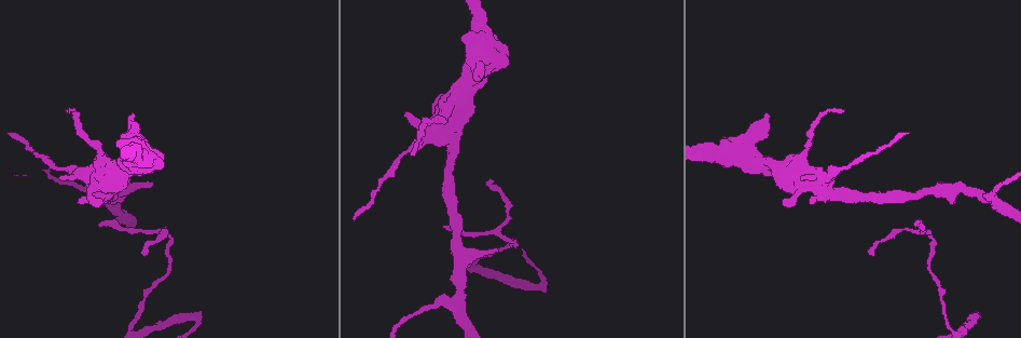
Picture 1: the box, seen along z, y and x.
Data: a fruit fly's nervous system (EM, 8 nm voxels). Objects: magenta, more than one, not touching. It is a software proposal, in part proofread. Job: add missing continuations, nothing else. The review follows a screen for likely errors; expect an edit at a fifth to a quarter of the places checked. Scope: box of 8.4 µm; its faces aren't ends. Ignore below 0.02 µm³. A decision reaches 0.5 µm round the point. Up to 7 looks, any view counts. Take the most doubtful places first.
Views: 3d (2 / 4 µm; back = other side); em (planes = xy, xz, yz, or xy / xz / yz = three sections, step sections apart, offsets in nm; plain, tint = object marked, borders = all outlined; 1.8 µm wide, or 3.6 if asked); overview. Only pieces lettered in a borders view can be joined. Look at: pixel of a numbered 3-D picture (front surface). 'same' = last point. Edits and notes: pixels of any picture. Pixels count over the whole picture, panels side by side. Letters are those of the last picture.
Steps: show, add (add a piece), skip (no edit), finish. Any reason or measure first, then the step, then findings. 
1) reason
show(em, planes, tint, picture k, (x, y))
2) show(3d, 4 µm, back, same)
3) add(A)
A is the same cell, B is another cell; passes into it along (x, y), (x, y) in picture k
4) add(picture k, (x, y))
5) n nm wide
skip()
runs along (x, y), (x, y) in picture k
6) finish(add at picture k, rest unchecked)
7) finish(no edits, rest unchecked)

an open end
show(em, yz, step 16, borders, picture 1, (99, 226))

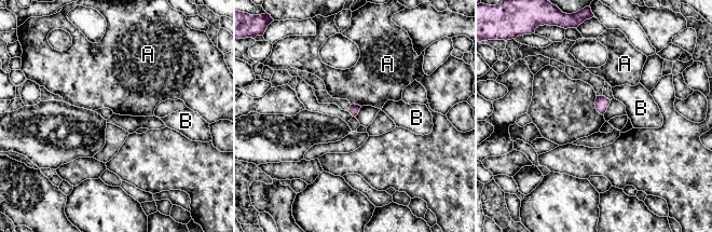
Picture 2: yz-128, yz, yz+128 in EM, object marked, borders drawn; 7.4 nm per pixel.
A touches over 90 nm
skip()
A and B are other cells; border along (351, 104), (361, 106) in picture 2; no lettered piece goes on from it

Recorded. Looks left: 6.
an open end
show(em, planes, tint, picture 1, (767, 115))

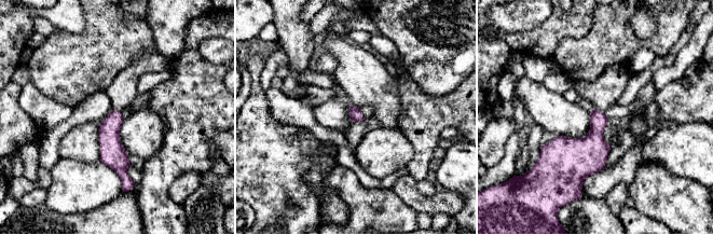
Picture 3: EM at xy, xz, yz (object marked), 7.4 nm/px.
see the neighbours
show(em, planes, borders, same)

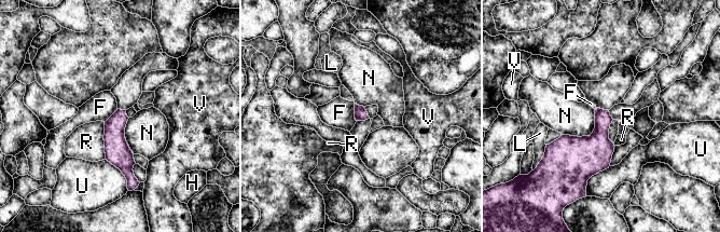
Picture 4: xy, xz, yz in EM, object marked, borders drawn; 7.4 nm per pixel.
N touches over 320 nm
skip()
F, H, L, N, R, U and V are other cells; border along (354, 104), (354, 118), (356, 121) in picture 4; no lettered piece goes on from it

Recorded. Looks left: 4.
stops while still wide
show(em, 3.6 µm, planes, tint, picture 1, (78, 201))

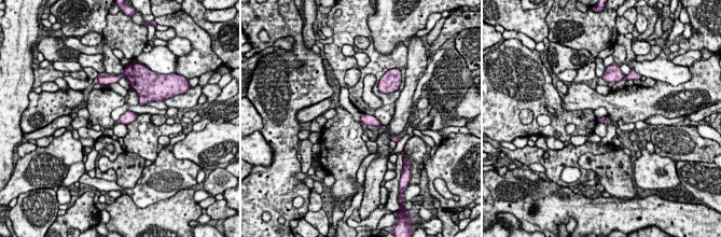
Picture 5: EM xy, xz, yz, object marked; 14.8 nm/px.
see the neighbours
show(em, 3.6 µm, planes, borders, same)

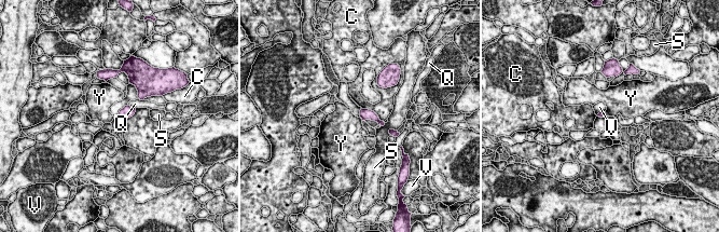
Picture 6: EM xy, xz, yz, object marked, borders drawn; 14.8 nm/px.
skip()
C, Q, S, V and Y are other cells; border along (129, 82), (135, 86), (139, 98) in picture 6; none of them fits

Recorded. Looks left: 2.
finish(no edits, rest unchecked)

